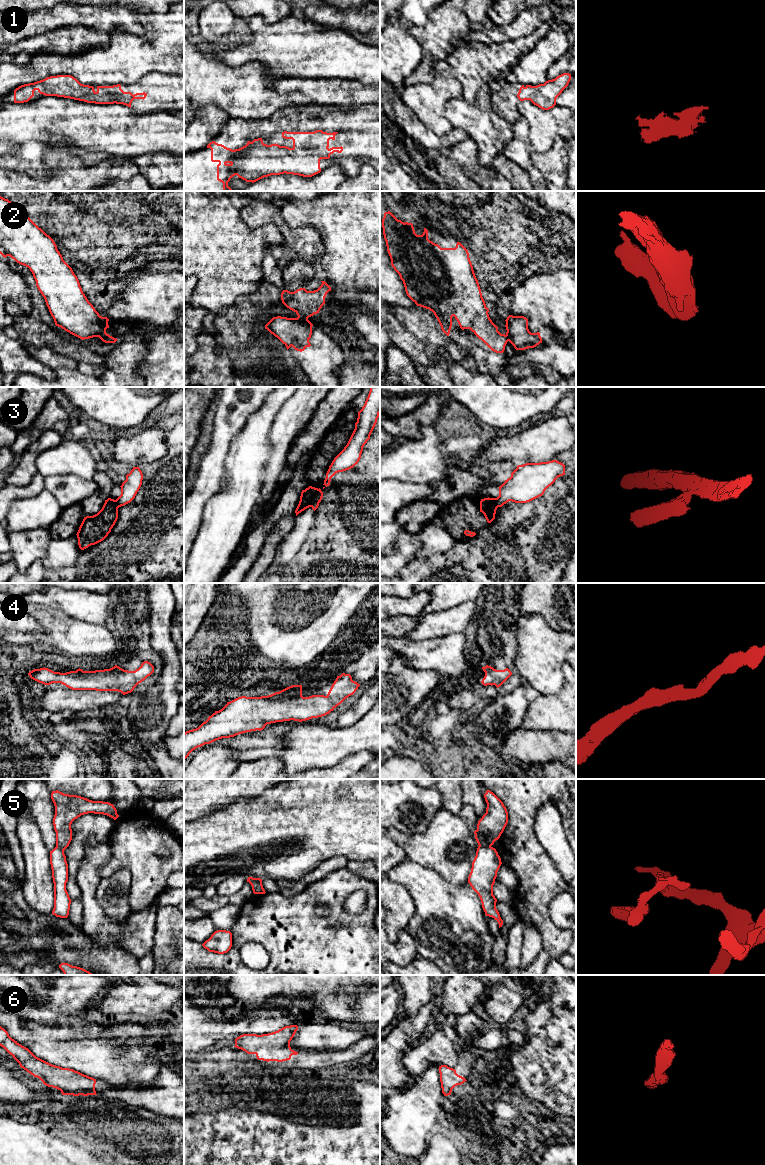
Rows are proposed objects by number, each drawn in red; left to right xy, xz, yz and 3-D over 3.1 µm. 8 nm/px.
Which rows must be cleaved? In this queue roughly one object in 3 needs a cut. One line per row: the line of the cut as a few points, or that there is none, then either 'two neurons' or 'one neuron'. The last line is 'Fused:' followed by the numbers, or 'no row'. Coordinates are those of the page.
1: cut none; one neuron
2: cut xz (298, 316), (307, 319); two neurons
3: cut xz (318, 489), (310, 506); two neurons
4: cut none; one neuron
5: cut yz (479, 844), (490, 847); two neurons
6: cut none; one neuron
Fused: 2, 3, 5

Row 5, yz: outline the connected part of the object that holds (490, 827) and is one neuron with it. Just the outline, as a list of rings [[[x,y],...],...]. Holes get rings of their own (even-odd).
[[[490,790],[486,791],[484,798],[487,803],[486,813],[478,821],[474,834],[478,845],[491,847],[508,823],[508,812],[503,802]]]

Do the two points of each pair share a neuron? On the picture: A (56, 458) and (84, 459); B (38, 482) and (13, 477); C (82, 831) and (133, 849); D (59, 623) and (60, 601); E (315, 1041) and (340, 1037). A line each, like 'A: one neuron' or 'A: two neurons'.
A: one neuron
B: two neurons
C: two neurons
D: two neurons
E: one neuron

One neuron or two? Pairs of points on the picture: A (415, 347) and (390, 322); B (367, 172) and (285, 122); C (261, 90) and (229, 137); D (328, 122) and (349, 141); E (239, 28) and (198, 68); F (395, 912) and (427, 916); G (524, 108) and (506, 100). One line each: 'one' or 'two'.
A: one
B: two
C: two
D: one
E: two
F: two
G: two

